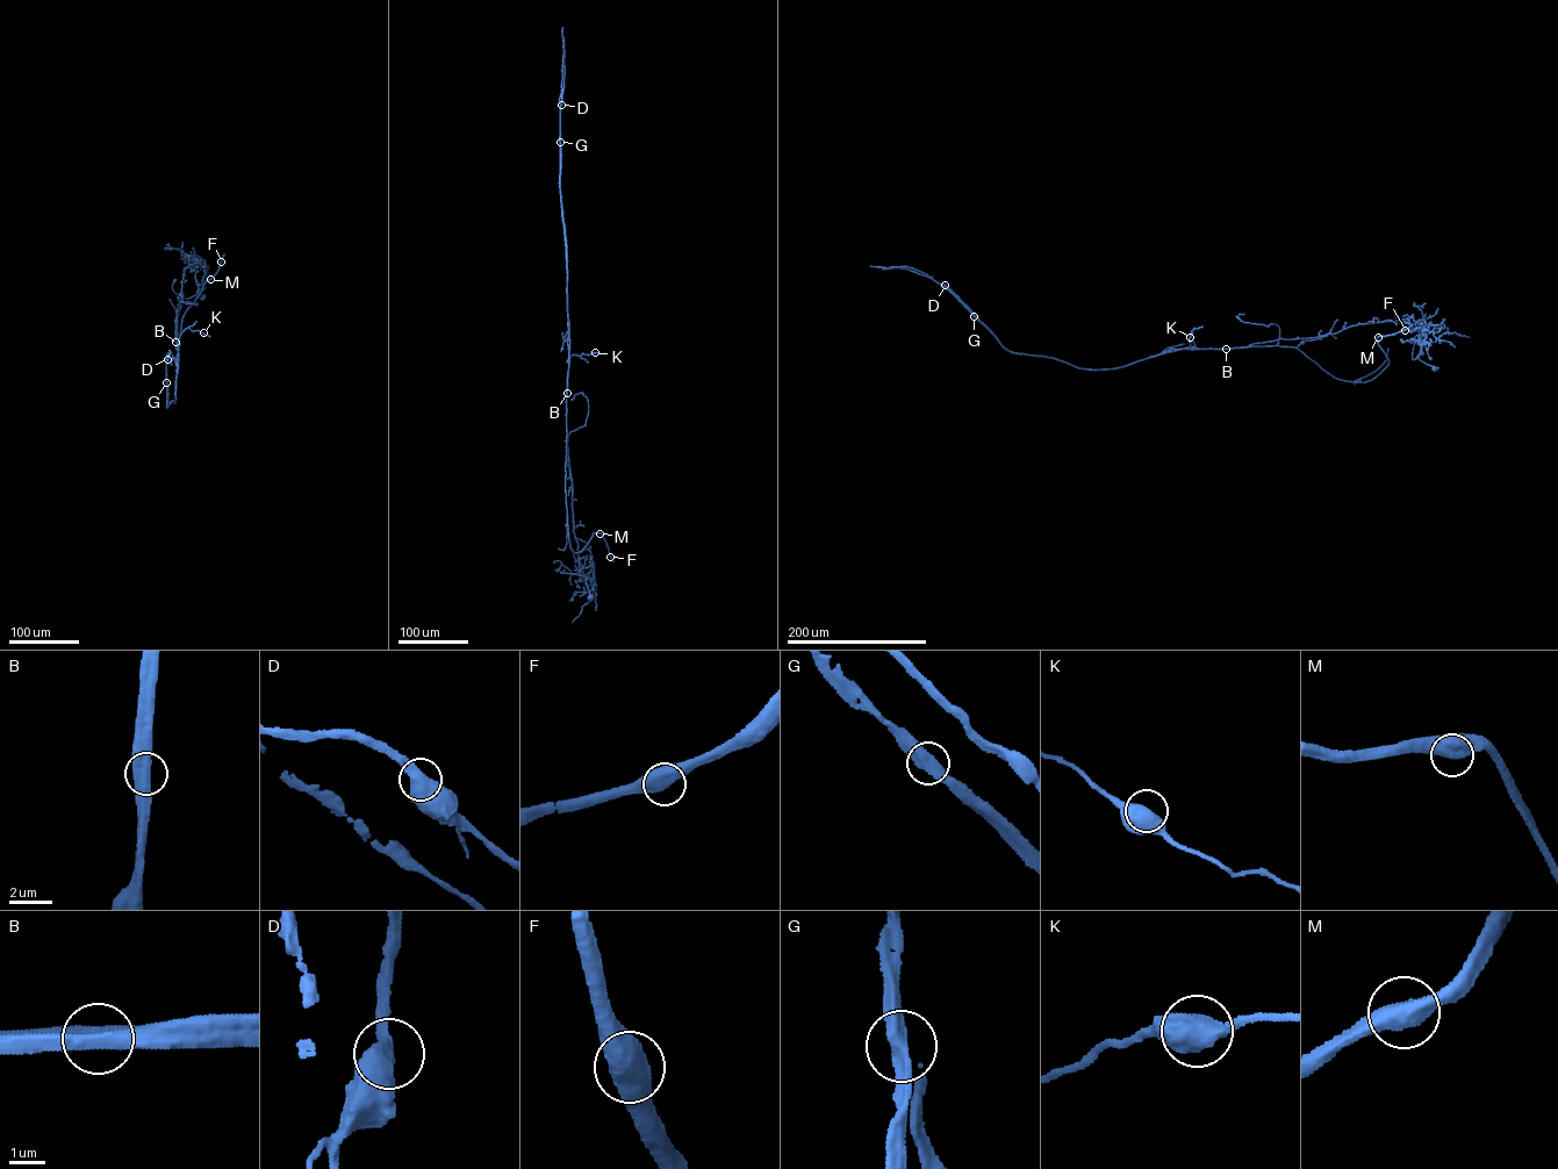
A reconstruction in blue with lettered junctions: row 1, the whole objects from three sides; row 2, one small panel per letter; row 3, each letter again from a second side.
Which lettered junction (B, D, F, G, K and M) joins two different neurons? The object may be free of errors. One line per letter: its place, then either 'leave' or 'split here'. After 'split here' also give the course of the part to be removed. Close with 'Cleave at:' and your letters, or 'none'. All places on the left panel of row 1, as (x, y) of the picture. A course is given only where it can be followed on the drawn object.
B: at (176, 342); split here; foreign part runs (176, 343), (176, 400), (167, 408), (165, 359), (167, 353), (167, 360)
D: at (167, 359); leave
F: at (221, 262); leave
G: at (166, 382); leave
K: at (203, 332); leave
M: at (210, 279); leave
Cleave at: B

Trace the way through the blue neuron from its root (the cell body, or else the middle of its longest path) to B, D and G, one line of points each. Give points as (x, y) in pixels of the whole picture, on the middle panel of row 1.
B: (590, 597), (587, 578), (579, 571), (573, 531), (567, 393)
D: (590, 597), (587, 578), (579, 567), (566, 442), (569, 342), (560, 191), (561, 105)
G: (590, 597), (587, 578), (579, 567), (566, 442), (569, 342), (560, 142)

